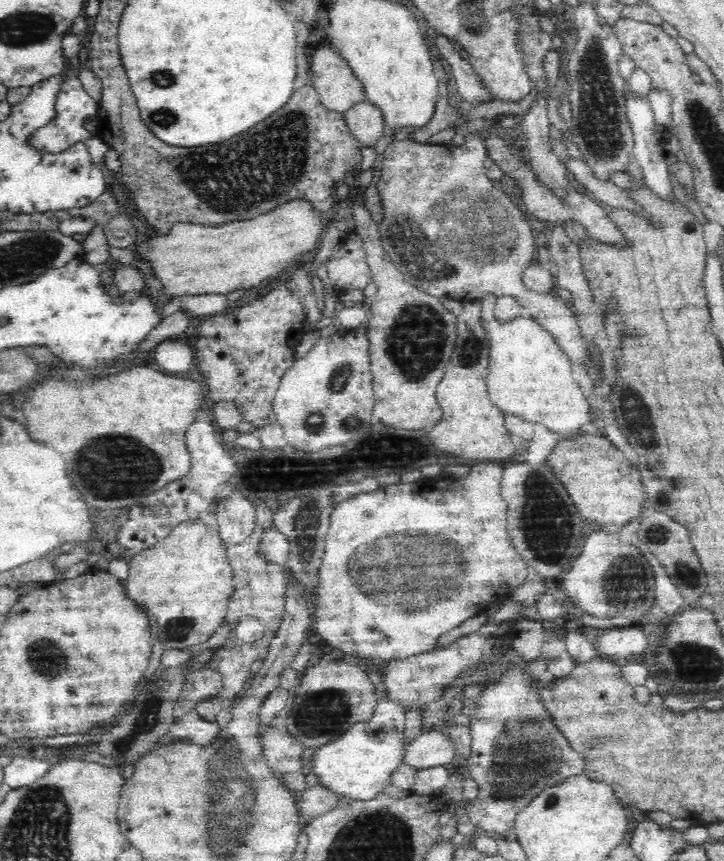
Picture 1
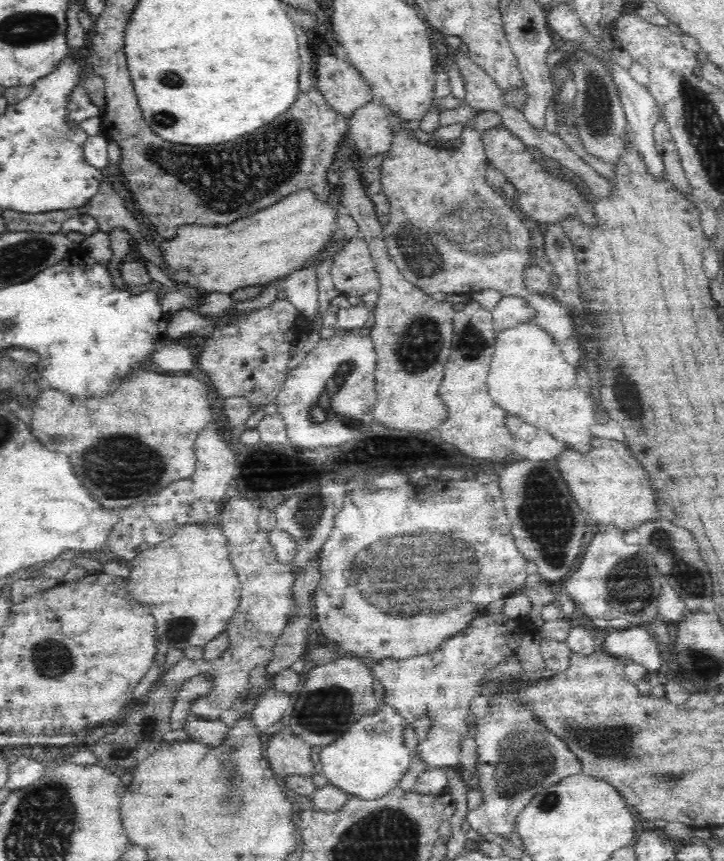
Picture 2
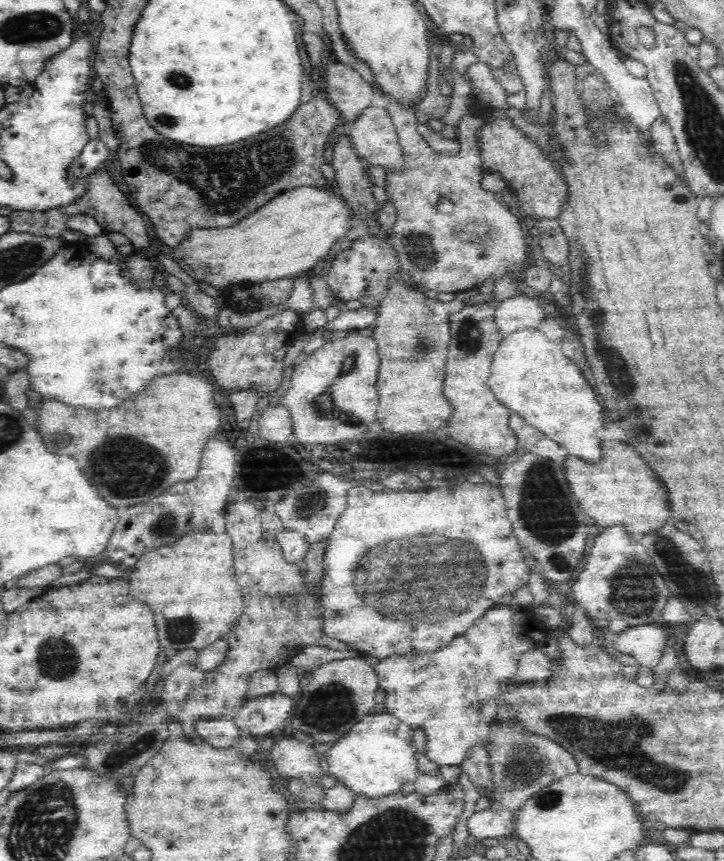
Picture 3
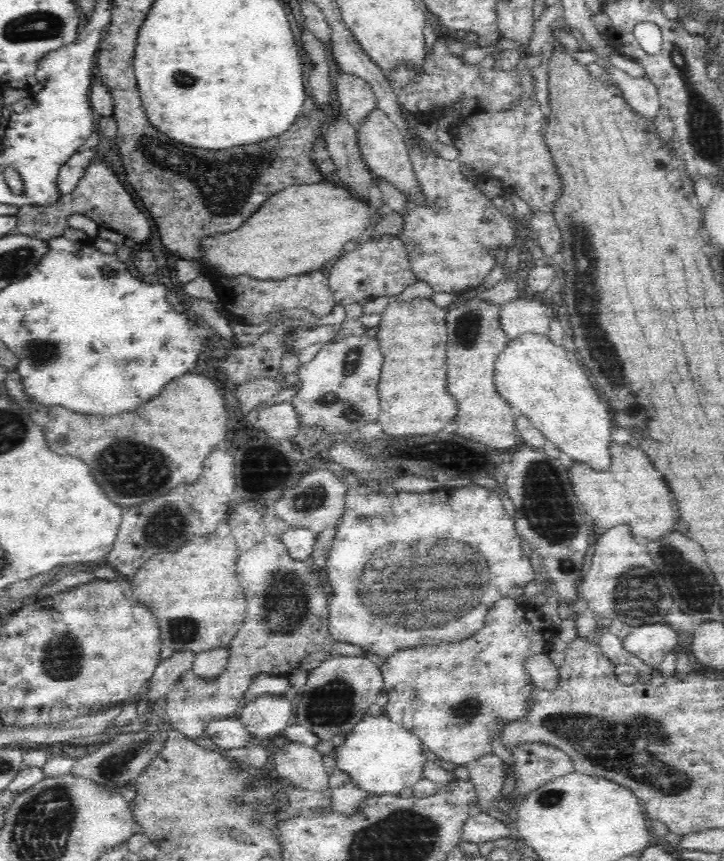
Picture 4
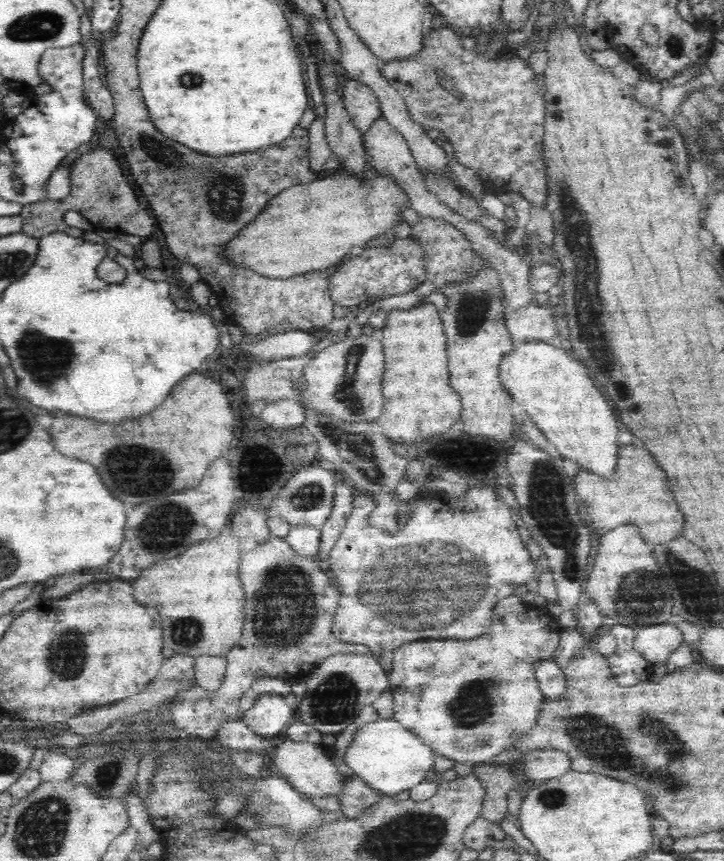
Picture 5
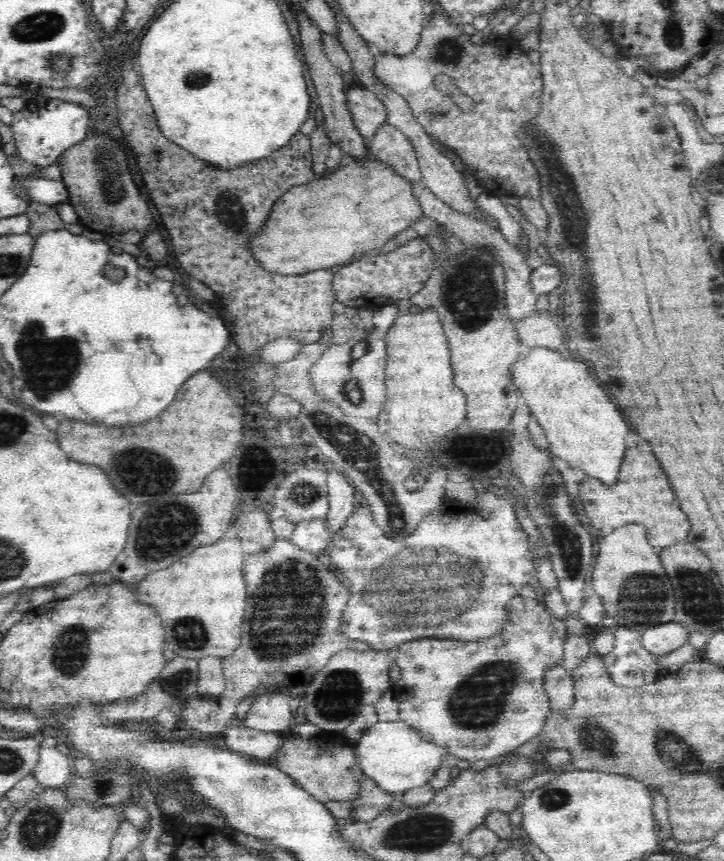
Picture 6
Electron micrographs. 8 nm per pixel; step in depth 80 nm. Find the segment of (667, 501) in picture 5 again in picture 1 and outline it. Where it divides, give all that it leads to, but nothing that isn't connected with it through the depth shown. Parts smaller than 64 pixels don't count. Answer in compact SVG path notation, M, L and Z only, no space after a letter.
M581 432L578 438L558 440L548 454L546 464L586 520L592 520L596 524L622 526L626 520L640 518L640 514L648 512L642 508L648 504L638 467L632 465L624 454L601 434L594 436Z

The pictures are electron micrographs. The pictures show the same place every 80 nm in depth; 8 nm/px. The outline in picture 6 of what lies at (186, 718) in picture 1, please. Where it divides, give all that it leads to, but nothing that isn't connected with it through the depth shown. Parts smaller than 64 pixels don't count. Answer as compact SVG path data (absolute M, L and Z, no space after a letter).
M237 721L226 727L223 734L224 744L230 751L256 759L272 757L284 738L283 734L260 732Z

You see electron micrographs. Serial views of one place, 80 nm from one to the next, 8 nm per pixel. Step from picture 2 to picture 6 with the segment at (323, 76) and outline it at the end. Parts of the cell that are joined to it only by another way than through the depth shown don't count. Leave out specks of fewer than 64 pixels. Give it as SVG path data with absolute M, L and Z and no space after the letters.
M354 86L348 92L348 108L360 134L370 140L375 130L385 123L386 109L379 96L371 90Z

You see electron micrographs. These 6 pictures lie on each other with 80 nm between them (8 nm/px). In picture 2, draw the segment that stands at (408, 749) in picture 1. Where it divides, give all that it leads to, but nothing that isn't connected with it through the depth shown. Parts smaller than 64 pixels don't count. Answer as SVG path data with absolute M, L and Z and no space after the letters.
M486 613L474 618L462 632L441 642L435 651L402 660L386 658L373 666L382 702L397 708L398 714L409 723L422 715L432 716L429 733L417 748L418 760L428 769L458 767L461 740L467 735L466 718L472 714L470 702L480 695L484 675L516 655L521 636L531 631L528 626L530 622L524 616L512 619L501 613Z

